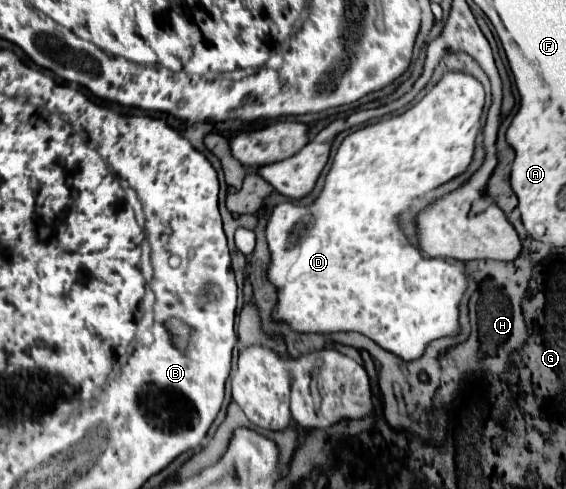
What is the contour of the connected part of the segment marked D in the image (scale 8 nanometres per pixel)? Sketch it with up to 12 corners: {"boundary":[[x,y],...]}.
{"boundary":[[446,72],[344,135],[266,224],[276,324],[410,362],[468,276],[402,232],[462,176],[484,86]]}

